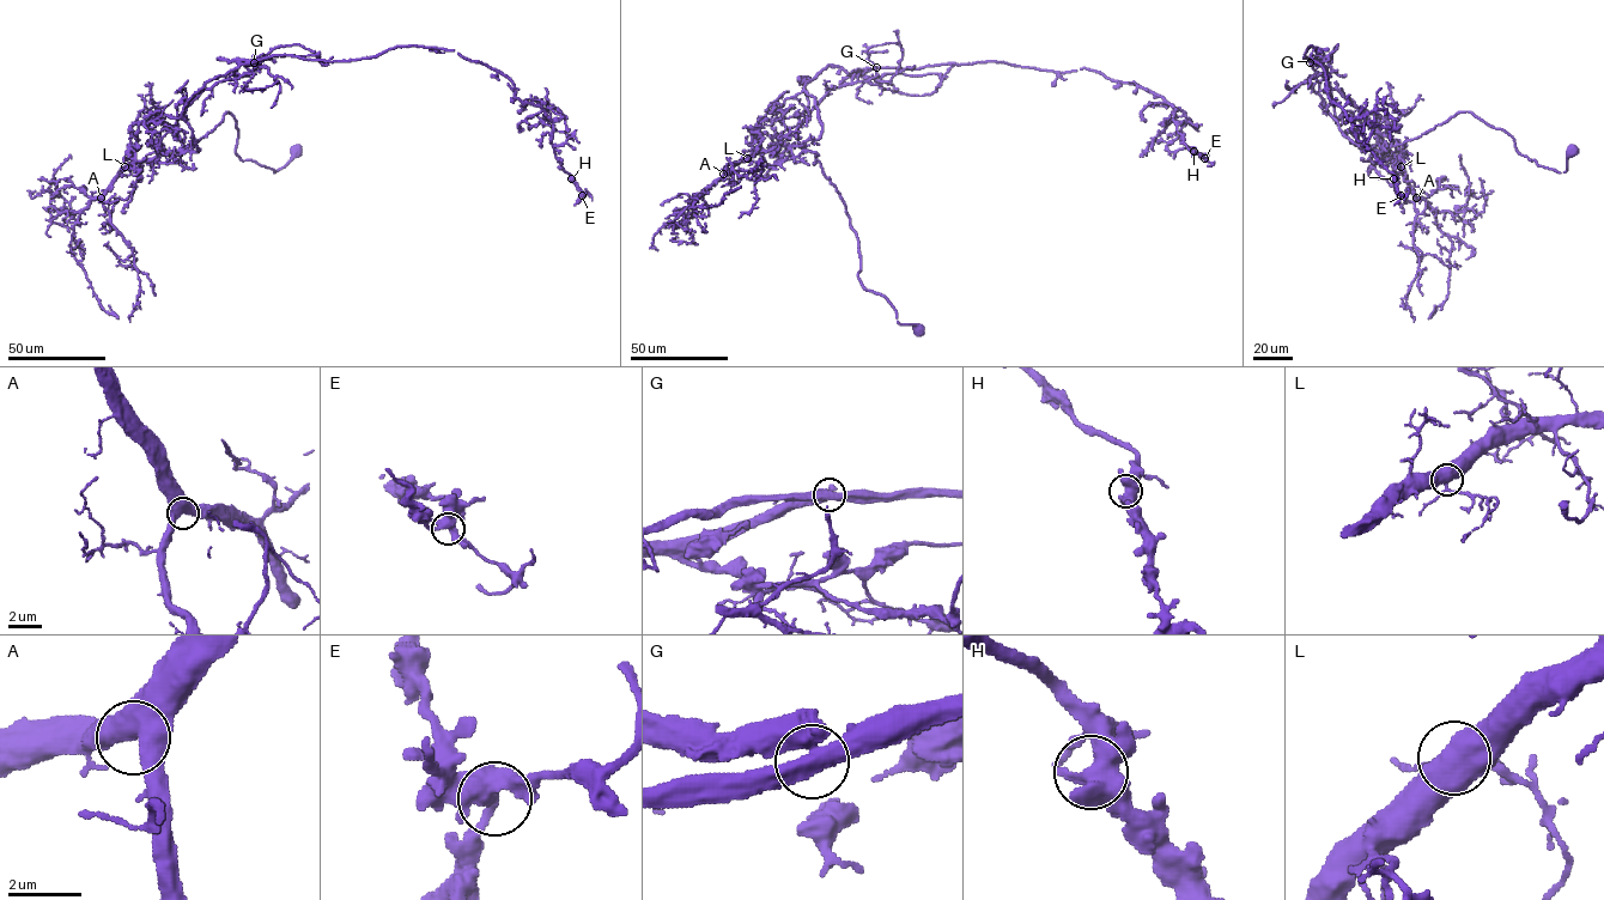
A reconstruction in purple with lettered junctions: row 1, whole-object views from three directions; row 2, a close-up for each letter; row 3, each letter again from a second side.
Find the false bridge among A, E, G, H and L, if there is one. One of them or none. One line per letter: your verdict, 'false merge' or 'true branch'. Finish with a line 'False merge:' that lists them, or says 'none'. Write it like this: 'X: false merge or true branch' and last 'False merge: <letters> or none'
A: true branch
E: true branch
G: false merge
H: true branch
L: true branch
False merge: G

